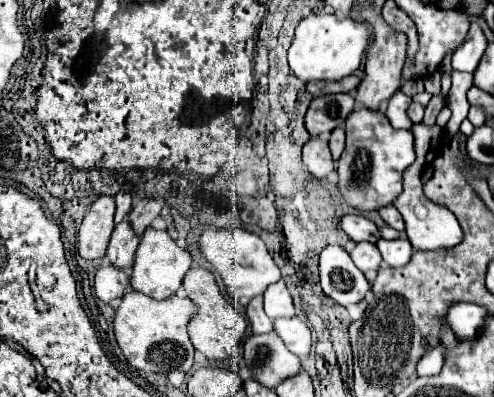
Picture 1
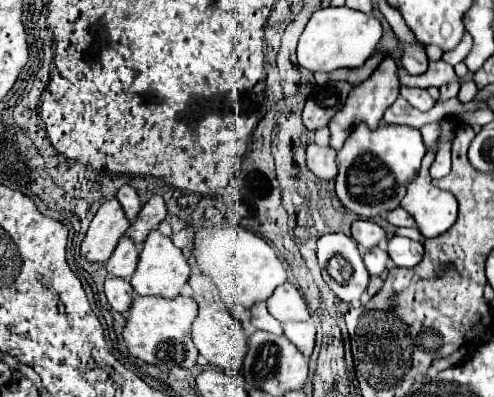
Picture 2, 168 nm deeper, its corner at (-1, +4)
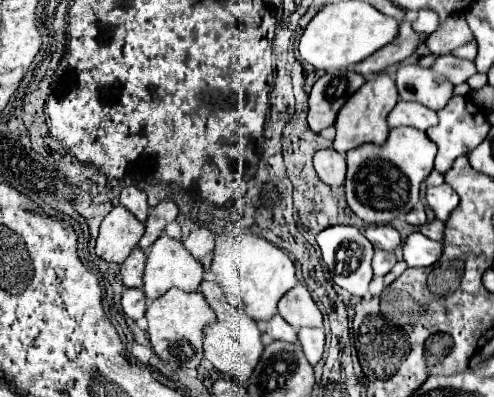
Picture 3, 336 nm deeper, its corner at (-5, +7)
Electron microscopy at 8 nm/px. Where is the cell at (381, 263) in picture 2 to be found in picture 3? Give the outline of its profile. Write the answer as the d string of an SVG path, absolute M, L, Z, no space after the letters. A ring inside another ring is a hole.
M376 250L374 260L372 260L374 276L386 276L386 274L392 270L394 264L396 264L394 252L380 252L380 250Z

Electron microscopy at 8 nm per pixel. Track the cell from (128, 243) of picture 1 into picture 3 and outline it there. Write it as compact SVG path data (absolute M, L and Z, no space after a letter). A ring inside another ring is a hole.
M136 246L136 248L130 252L128 260L124 260L124 264L120 266L122 282L124 282L128 288L142 288L144 262L146 262L146 256L144 256L144 252Z

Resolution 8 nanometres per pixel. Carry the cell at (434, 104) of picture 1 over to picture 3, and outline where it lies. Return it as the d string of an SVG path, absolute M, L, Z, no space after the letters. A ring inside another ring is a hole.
M440 56L434 60L432 64L432 70L436 74L444 74L448 80L452 80L452 84L462 84L466 82L474 72L476 72L476 66L474 62L468 62L468 60L460 60L456 56Z

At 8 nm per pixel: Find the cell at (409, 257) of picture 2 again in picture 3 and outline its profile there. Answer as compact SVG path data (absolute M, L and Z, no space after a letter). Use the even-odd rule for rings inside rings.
M412 232L402 242L402 254L404 254L404 262L410 268L416 268L416 266L424 268L424 266L432 266L434 262L438 262L442 254L442 244L426 238L420 232Z

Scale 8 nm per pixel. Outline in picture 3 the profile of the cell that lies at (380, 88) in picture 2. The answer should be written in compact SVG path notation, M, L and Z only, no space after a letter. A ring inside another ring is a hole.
M386 70L376 74L374 80L368 80L358 92L352 94L352 98L344 104L344 108L340 108L340 112L336 116L334 150L340 154L346 154L348 150L352 150L360 144L366 144L366 142L382 144L390 130L386 124L386 116L396 106L396 102L398 102L398 90L396 90L392 76Z

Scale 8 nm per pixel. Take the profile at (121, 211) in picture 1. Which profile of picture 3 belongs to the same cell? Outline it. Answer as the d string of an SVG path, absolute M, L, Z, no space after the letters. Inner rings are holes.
M128 186L128 188L122 190L122 194L120 194L118 200L120 200L120 204L126 206L140 222L146 220L146 216L148 216L148 204L146 204L146 192L144 192L144 190L140 190L140 188L136 188L136 186Z

